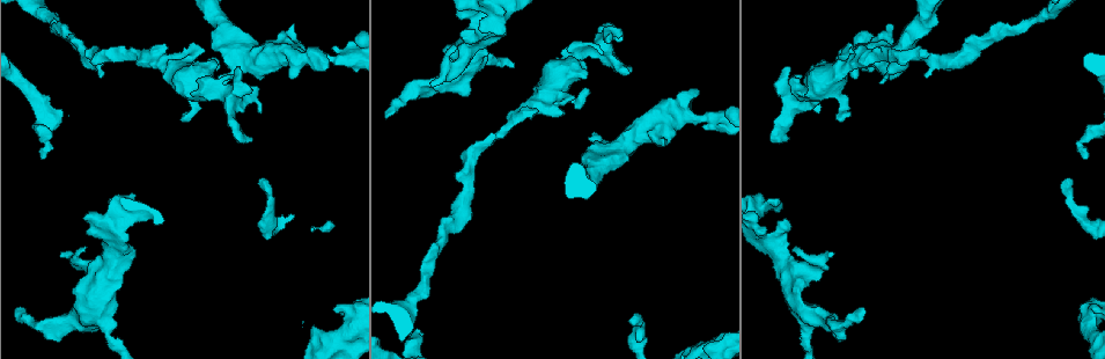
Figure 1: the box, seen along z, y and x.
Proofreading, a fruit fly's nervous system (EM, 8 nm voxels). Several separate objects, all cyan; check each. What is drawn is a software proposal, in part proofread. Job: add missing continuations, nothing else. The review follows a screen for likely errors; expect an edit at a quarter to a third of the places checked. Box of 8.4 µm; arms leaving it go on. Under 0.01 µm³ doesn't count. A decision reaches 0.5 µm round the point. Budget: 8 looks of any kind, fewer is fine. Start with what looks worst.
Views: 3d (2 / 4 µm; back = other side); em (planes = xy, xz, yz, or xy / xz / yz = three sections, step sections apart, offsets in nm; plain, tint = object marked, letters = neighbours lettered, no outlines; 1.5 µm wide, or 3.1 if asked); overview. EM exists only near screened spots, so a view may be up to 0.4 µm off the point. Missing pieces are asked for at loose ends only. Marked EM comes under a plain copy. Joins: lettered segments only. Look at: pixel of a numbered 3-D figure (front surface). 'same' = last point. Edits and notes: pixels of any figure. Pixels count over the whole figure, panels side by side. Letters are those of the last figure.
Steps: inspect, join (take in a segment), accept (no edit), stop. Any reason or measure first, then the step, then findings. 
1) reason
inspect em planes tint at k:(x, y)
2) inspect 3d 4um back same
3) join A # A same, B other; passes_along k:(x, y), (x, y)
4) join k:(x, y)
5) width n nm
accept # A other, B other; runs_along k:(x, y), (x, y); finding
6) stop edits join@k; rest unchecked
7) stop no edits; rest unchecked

end of a long branch
inspect 3d 2um back at 1:(1083, 158)

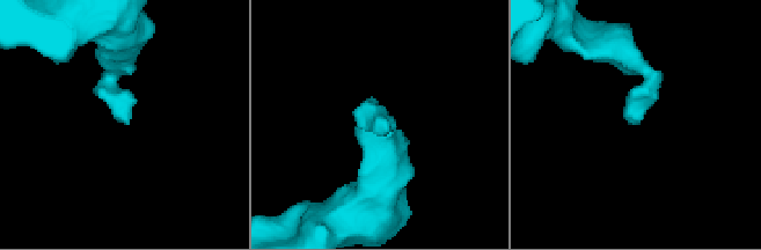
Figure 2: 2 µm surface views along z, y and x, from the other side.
inspect em yz step 4 letters at 2:(390, 128)

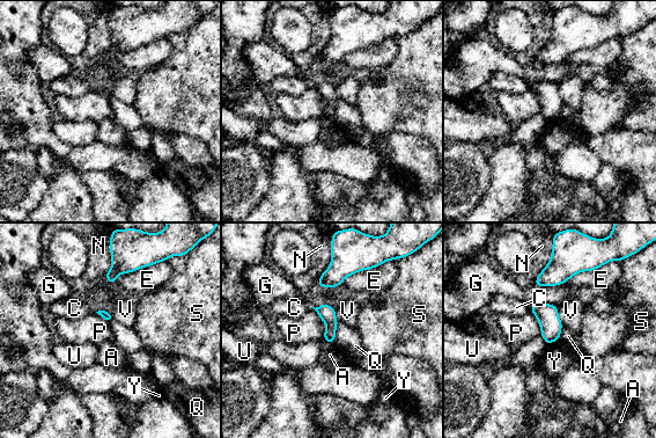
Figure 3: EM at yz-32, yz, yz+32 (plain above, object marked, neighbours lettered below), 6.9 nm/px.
inspect em planes letters same

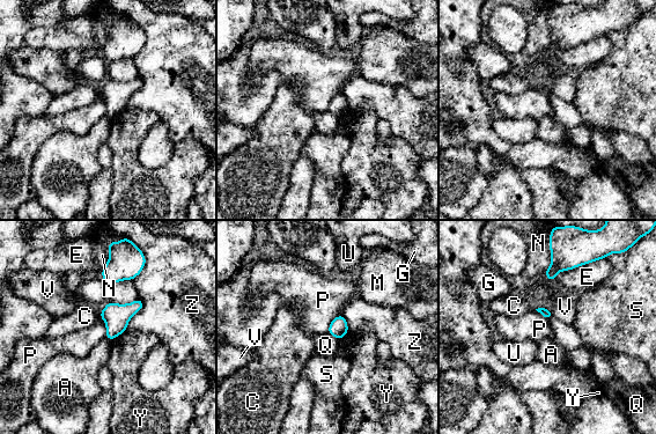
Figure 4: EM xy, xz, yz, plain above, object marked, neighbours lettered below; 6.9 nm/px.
accept # A other, C other, E other, G other, M other, N other, P other, Q other, S other, U other, V other, Y other, Z other; border 4:(328, 332), (339, 340); none of them fits

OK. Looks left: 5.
an open end
inspect 3d 4um at 1:(261, 177)

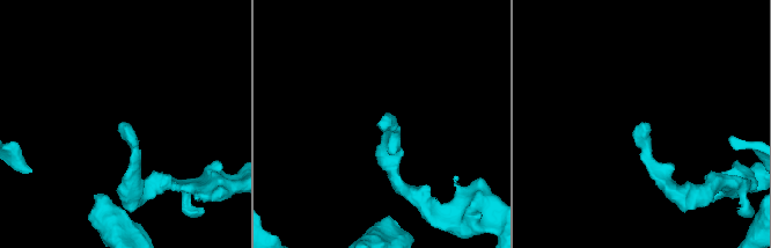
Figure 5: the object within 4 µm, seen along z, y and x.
shape alone is not enough
inspect em planes letters at 5:(120, 123)

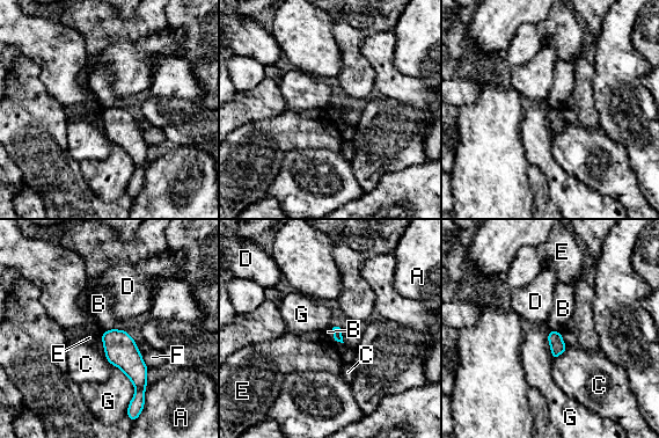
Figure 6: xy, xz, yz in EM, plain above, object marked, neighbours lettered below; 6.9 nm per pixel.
accept # A other, B other, C other, D other, E other, F other, G other; border 6:(115, 327), (103, 331); none of them fits

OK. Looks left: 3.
an open end
inspect em planes letters at 1:(890, 23)

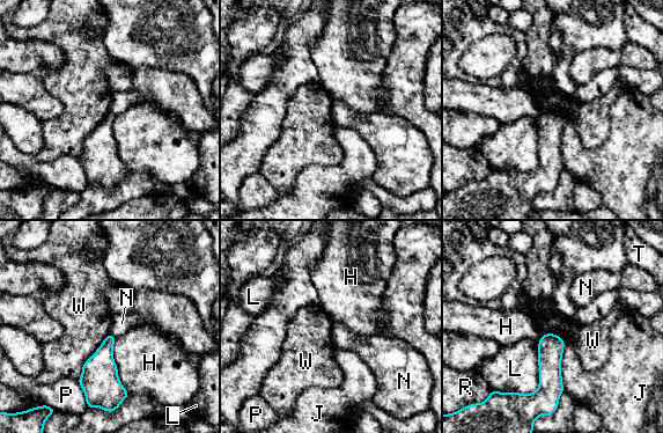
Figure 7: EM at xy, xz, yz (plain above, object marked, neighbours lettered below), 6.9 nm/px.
width 120 nm
accept # H other, J other, L other, N other, P other, R other, T other, W other; runs_along 7:(551, 336), (547, 401); none of them fits

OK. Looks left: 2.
stop no edits; rest unchecked

